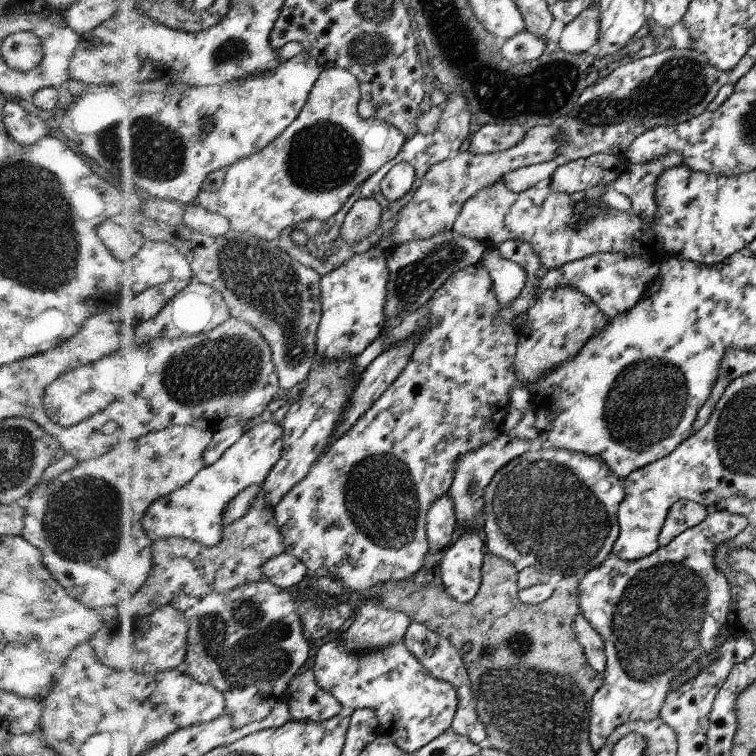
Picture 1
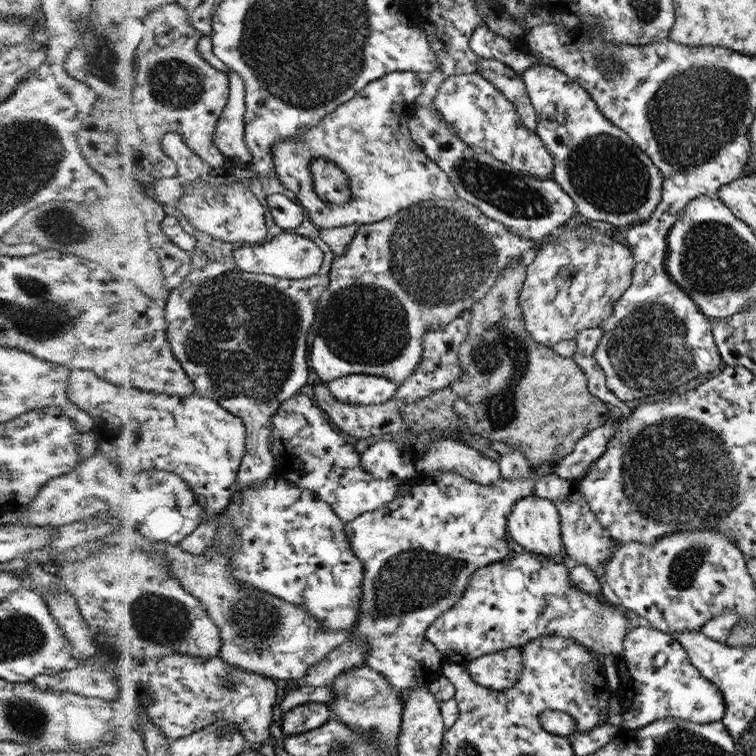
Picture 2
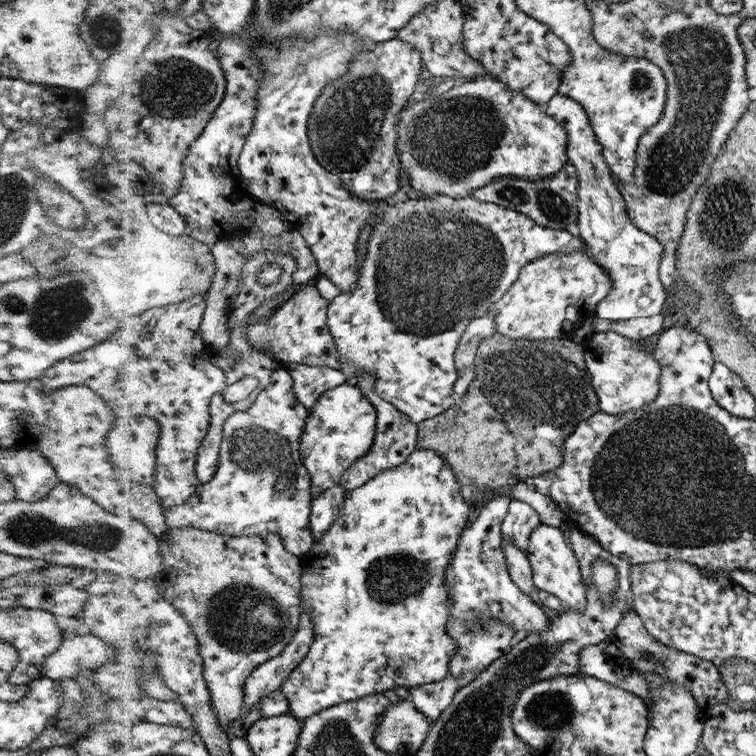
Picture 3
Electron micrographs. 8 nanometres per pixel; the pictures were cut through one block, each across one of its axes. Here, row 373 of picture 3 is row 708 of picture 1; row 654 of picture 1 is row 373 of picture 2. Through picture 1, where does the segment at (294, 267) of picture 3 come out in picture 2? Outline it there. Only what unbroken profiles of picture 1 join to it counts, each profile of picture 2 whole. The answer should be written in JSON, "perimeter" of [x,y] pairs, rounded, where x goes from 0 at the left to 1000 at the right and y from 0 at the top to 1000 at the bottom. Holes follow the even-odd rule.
{"perimeter":[[[221,176],[213,187],[218,201],[231,214],[234,226],[229,235],[190,238],[189,251],[216,272],[218,284],[231,286],[242,304],[255,311],[261,325],[255,328],[255,356],[237,381],[228,382],[218,398],[222,448],[228,466],[239,478],[246,493],[255,503],[261,519],[279,525],[290,536],[319,552],[325,563],[327,595],[316,618],[315,638],[331,642],[361,630],[368,611],[360,599],[358,583],[361,549],[386,528],[411,500],[406,476],[406,444],[409,431],[417,423],[421,401],[437,377],[435,360],[443,345],[439,328],[425,315],[423,302],[414,296],[403,279],[402,292],[389,306],[414,316],[429,333],[429,347],[421,362],[385,370],[365,365],[319,358],[308,333],[327,325],[325,320],[304,321],[283,316],[271,306],[250,295],[233,269],[245,258],[247,243],[265,238],[283,245],[308,241],[324,242],[337,254],[339,262],[351,272],[353,312],[349,320],[382,307],[372,302],[356,274],[356,259],[362,255],[385,259],[369,234],[345,233],[337,225],[321,224],[306,214],[294,222],[276,221],[266,208],[253,200],[242,180]]]}

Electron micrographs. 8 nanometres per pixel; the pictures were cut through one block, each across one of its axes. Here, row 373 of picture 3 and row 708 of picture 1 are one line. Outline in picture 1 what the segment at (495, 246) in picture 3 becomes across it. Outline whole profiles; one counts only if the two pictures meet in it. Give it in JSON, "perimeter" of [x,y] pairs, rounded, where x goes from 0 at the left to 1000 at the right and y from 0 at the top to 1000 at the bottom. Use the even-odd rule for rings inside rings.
{"perimeter":[[[447,844],[423,854],[413,885],[422,907],[438,915],[454,937],[464,943],[488,937],[501,971],[520,978],[536,997],[549,995],[594,964],[607,937],[603,909],[573,897],[532,847],[501,860],[462,862]]]}

